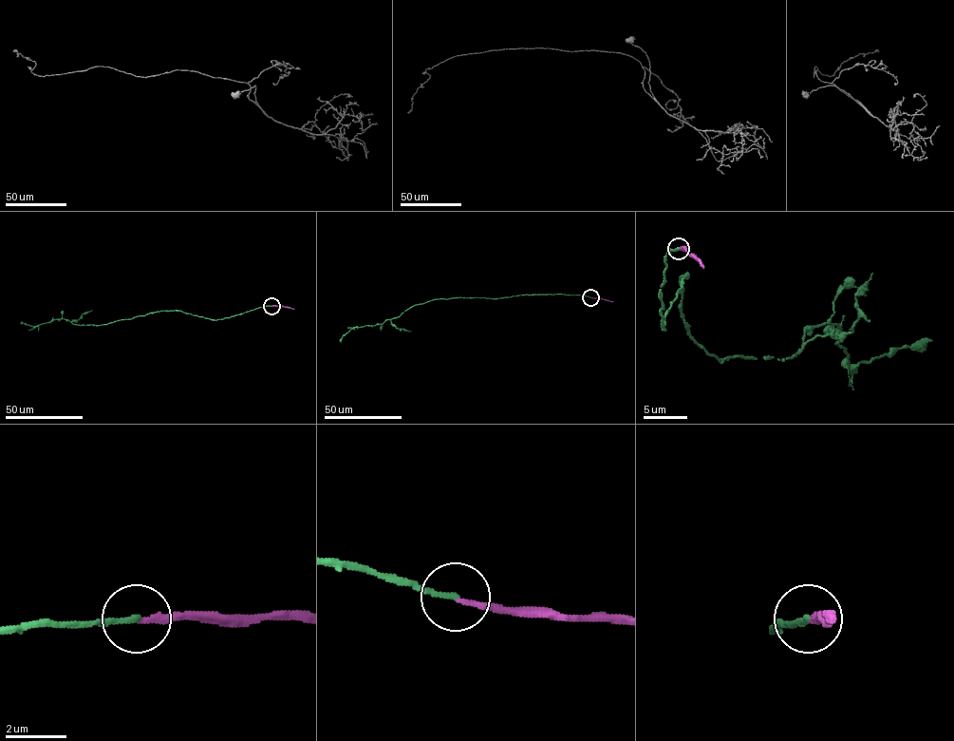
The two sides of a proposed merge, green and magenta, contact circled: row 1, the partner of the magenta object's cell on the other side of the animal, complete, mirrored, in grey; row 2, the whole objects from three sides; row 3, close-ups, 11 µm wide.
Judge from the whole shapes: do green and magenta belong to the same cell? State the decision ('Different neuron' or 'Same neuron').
Different neuron

